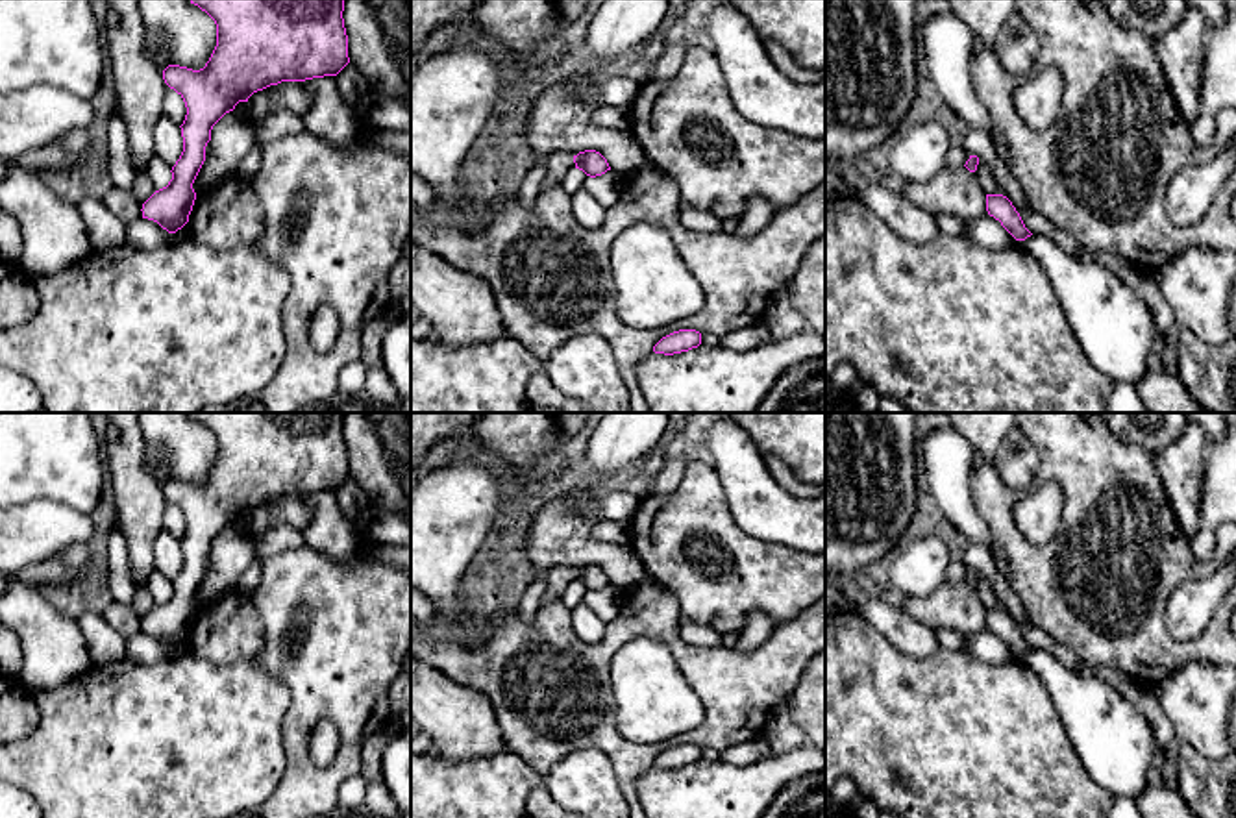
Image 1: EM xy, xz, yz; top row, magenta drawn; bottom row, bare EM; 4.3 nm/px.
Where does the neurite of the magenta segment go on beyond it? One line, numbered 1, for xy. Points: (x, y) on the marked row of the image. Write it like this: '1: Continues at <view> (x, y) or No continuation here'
1: No continuation here

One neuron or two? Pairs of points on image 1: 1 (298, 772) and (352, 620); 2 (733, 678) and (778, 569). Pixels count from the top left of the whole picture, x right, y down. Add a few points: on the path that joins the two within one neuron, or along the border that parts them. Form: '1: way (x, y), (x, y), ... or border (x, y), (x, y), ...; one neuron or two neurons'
1: way (298, 735), (300, 717), (337, 669), (337, 657); one neuron
2: border (805, 607), (792, 619), (774, 626); two neurons

